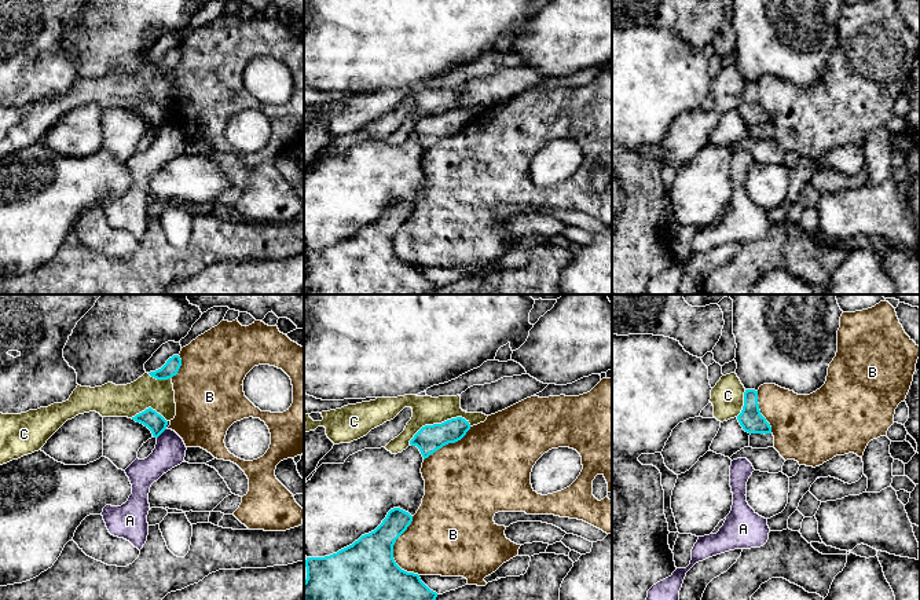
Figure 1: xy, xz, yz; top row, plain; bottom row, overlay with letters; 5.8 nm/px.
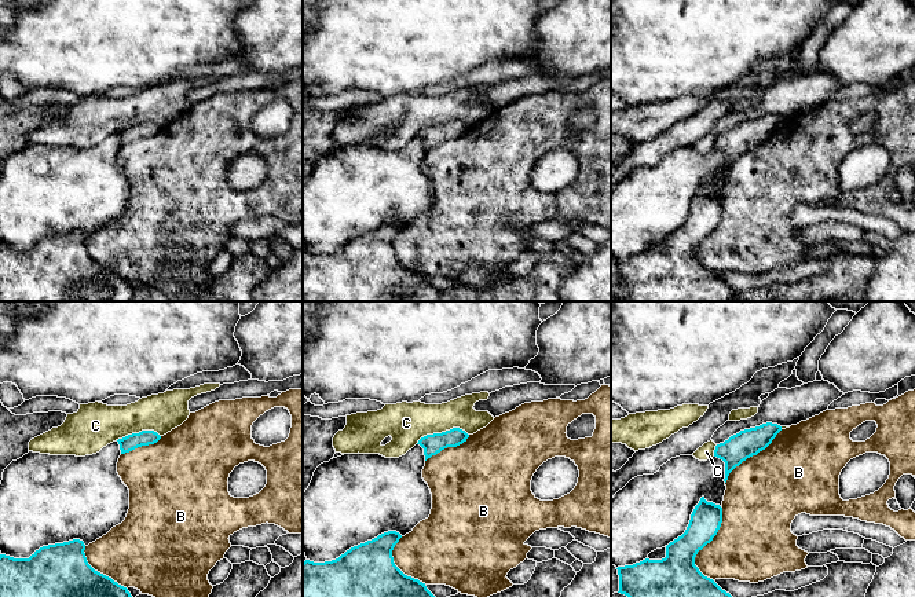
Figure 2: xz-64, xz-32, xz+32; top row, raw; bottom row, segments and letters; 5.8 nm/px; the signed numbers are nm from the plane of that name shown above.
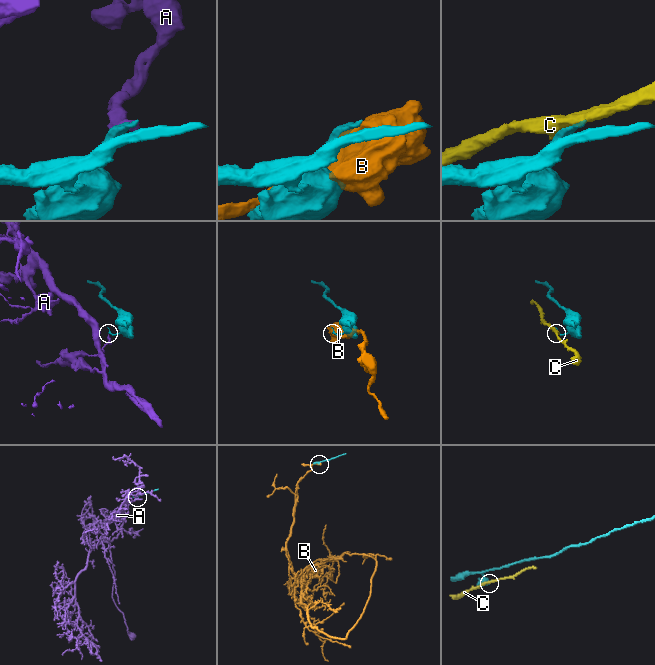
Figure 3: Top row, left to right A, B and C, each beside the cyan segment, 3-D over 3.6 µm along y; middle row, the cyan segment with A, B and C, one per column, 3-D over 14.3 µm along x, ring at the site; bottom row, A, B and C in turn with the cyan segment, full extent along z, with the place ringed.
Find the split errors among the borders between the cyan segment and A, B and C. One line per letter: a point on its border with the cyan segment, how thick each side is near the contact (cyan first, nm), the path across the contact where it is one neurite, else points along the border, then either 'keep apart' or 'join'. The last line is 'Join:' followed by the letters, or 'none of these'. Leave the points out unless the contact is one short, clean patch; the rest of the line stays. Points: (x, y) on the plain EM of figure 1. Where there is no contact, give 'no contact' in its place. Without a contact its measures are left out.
A: contact xy (161, 124); calibres 110 and 180 nm; border xy (167, 120), (157, 130); keep apart
B: contact xz (392, 242); calibres 440 and 360 nm; keep apart
C: contact xz (437, 116); calibres 160 and 170 nm; keep apart
Join: none of these

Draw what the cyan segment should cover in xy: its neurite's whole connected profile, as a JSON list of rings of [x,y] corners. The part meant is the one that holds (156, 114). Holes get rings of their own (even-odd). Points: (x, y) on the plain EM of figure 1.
[[[151,99],[136,106],[135,109],[132,109],[132,111],[147,118],[154,129],[158,129],[166,121],[168,117],[168,113]]]

